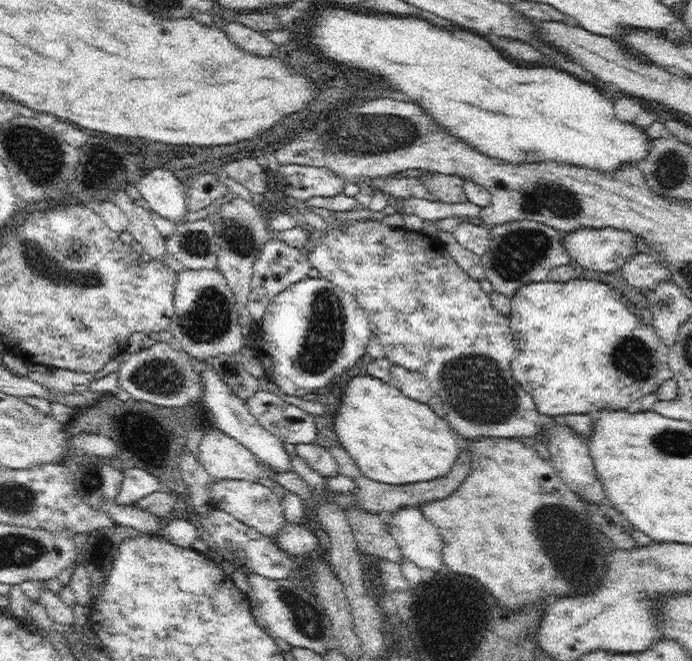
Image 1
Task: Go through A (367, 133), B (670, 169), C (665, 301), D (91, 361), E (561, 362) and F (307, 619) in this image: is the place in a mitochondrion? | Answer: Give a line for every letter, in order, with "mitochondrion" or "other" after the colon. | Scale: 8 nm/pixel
A: mitochondrion
B: mitochondrion
C: mitochondrion
D: other
E: other
F: mitochondrion

